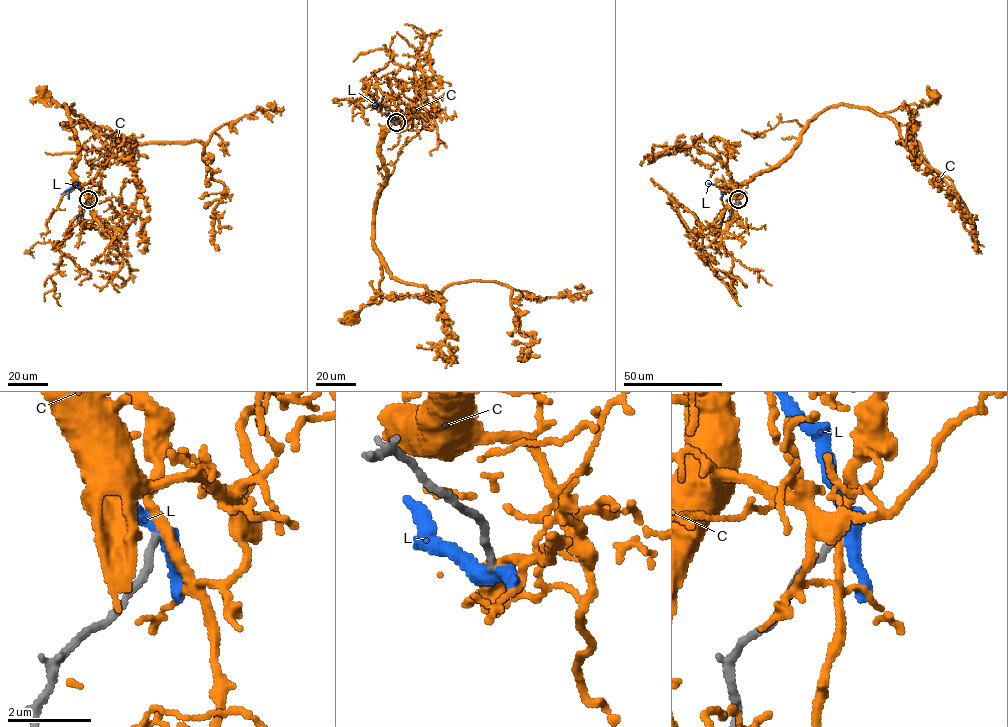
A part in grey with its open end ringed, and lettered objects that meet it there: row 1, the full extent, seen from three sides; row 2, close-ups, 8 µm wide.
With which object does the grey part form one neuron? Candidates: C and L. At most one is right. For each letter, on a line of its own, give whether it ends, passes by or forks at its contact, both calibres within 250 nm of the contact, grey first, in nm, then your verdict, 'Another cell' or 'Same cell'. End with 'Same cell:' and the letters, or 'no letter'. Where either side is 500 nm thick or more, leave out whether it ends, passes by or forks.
C: It passes by. Thickness 180 nm (grey) against 200 nm. Another cell
L: It passes by. Thickness 170 nm (grey) against 360 nm. Another cell
Same cell: no letter

